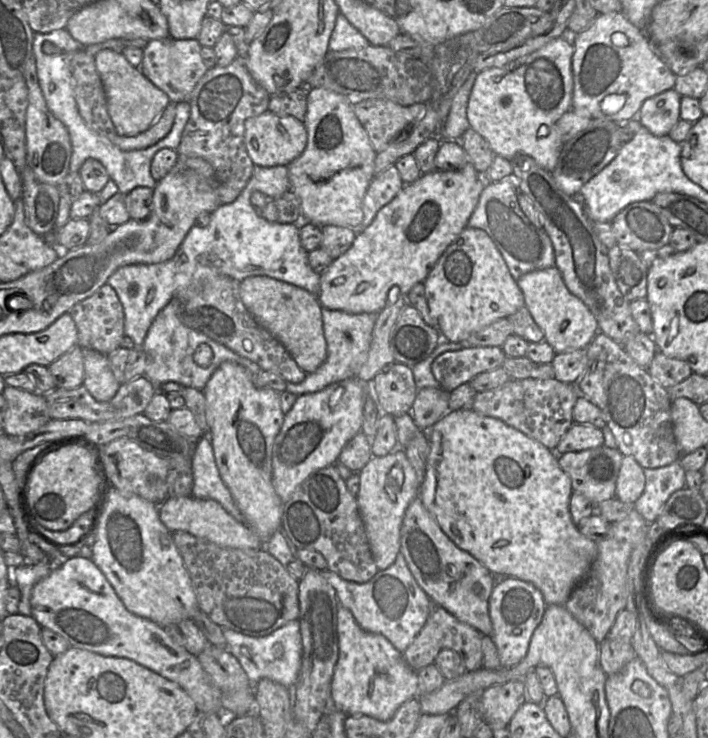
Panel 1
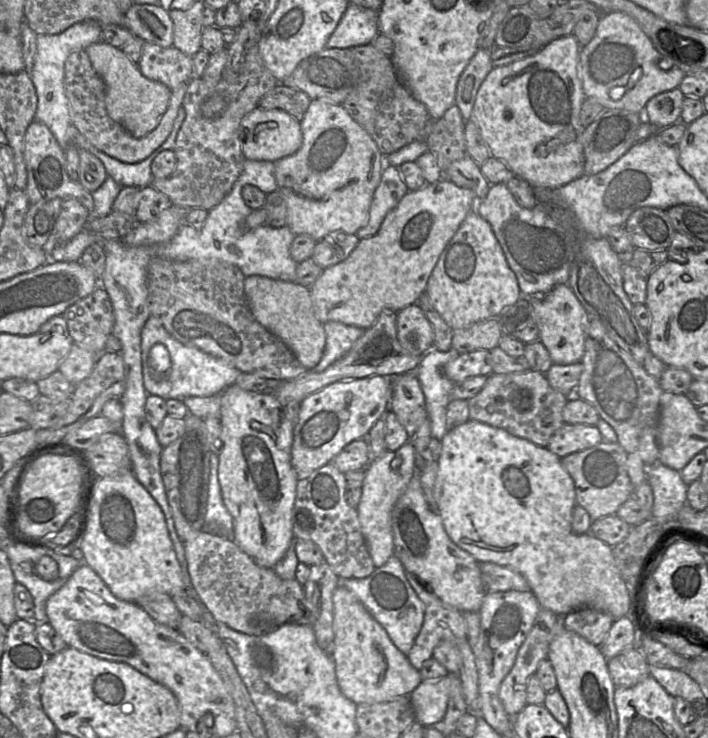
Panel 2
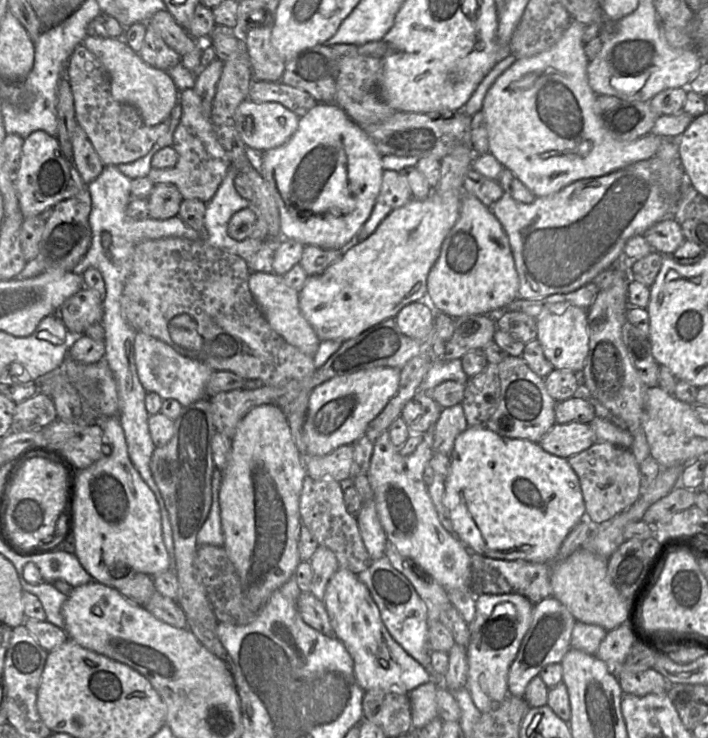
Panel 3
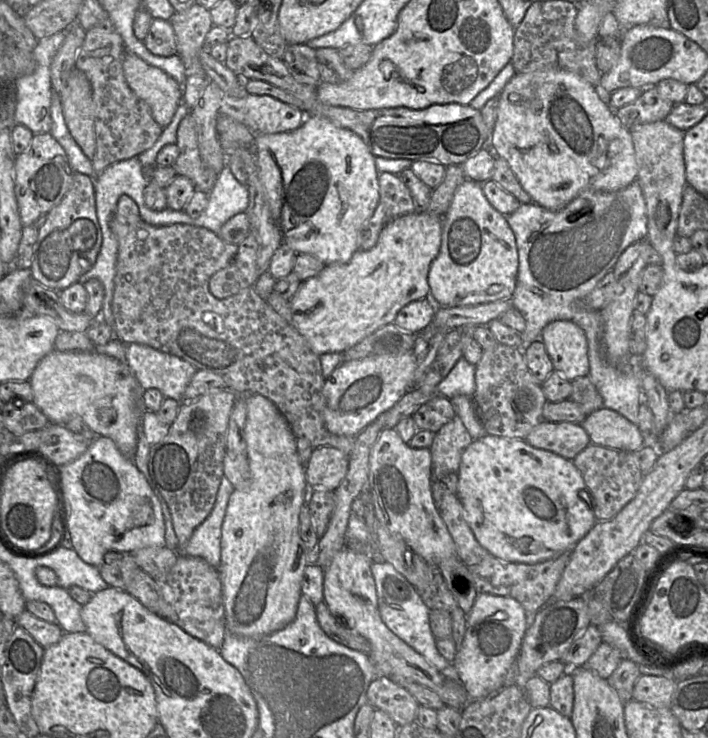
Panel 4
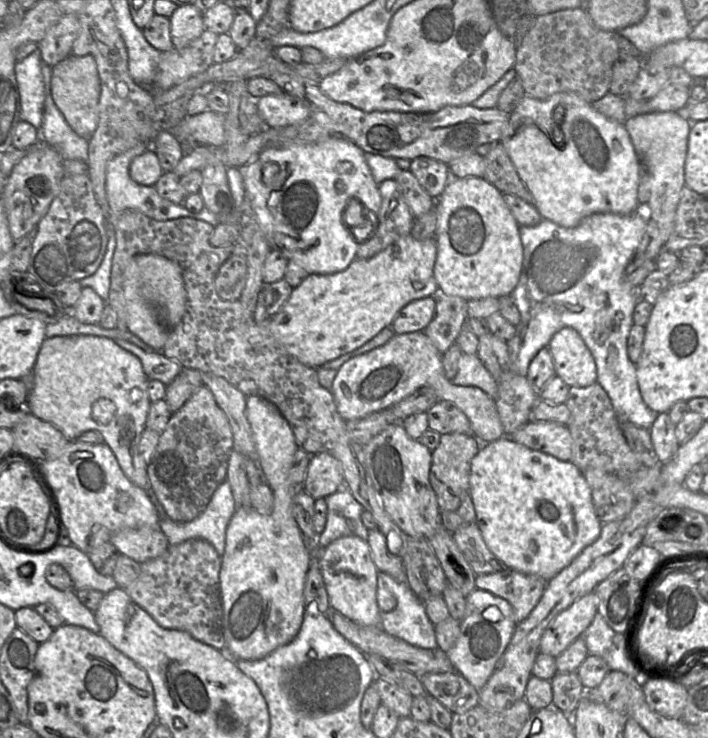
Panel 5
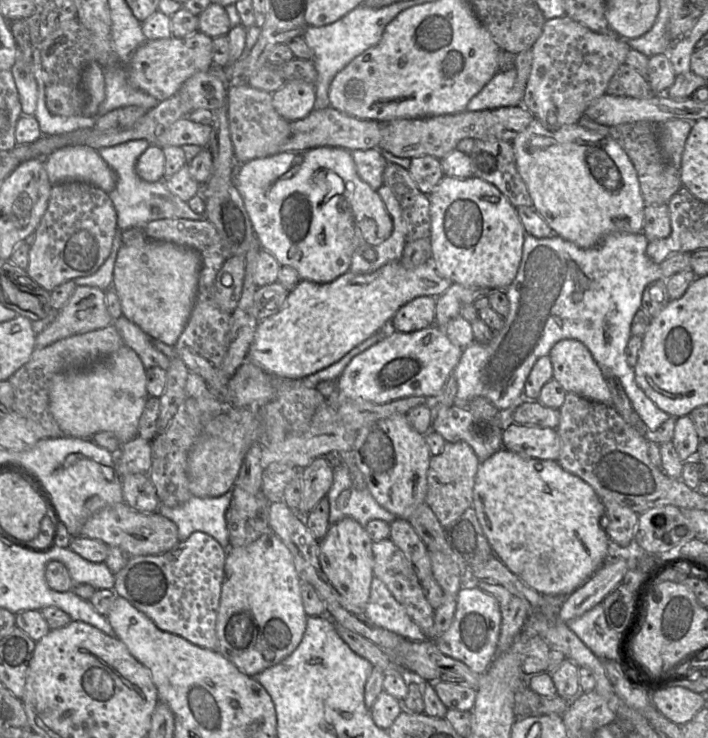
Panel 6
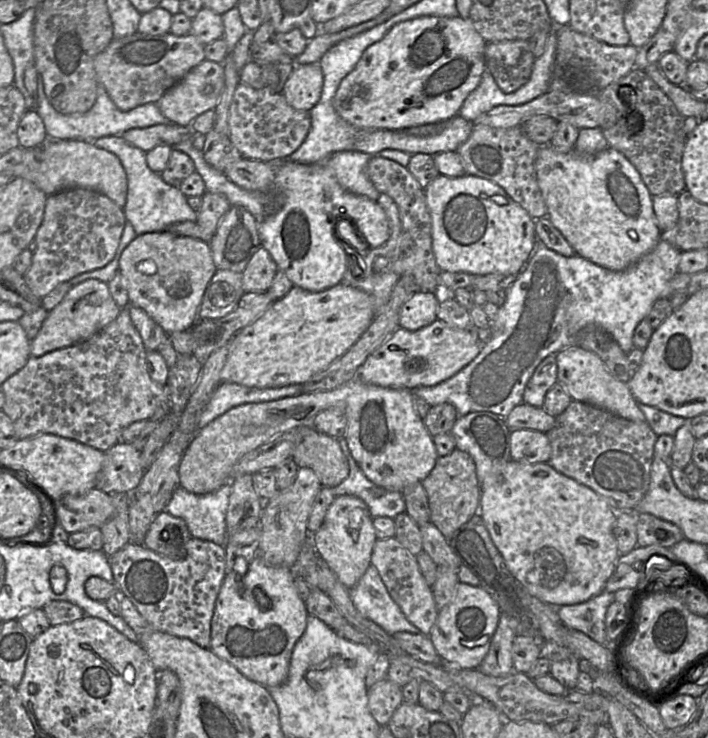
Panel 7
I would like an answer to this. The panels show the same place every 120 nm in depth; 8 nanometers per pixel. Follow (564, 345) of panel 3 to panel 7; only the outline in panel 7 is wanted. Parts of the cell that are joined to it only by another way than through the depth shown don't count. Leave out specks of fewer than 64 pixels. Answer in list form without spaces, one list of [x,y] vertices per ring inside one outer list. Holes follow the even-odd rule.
[[[570,345],[559,351],[555,357],[557,382],[564,387],[572,400],[593,405],[627,420],[646,421],[628,388],[628,383],[615,379],[596,354],[577,345]]]

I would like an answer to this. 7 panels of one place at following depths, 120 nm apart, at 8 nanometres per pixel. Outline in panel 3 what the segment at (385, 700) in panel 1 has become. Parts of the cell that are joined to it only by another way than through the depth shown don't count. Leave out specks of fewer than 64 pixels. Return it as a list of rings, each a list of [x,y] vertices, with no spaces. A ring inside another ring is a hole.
[[[338,568],[326,587],[323,603],[335,637],[351,655],[356,681],[365,692],[380,689],[409,693],[431,680],[427,670],[390,635],[381,619],[378,606],[357,574]]]

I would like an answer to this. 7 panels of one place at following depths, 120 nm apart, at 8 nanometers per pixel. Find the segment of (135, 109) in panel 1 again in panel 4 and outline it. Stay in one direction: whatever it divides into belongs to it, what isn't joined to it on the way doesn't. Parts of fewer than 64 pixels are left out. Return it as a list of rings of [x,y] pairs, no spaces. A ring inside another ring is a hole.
[[[127,52],[123,62],[125,79],[132,91],[151,108],[154,120],[164,129],[173,119],[183,100],[183,87],[161,69],[151,66],[137,55]]]

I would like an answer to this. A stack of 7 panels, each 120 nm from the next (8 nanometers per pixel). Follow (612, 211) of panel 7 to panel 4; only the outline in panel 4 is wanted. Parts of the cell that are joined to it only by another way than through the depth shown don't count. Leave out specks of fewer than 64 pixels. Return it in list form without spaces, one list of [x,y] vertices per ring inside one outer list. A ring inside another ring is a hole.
[[[571,71],[516,73],[498,95],[491,142],[495,155],[506,160],[532,202],[550,211],[563,209],[583,191],[616,192],[637,179],[630,132],[622,126],[615,111],[601,100],[597,88]]]

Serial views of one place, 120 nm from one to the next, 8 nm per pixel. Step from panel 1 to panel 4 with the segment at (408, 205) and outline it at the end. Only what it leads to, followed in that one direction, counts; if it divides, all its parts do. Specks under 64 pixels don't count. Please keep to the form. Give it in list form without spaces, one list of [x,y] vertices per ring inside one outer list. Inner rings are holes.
[[[424,210],[401,216],[381,231],[372,249],[359,249],[348,262],[327,265],[318,275],[303,281],[290,300],[291,325],[304,337],[311,350],[318,356],[343,353],[382,326],[393,323],[404,306],[424,299],[430,291],[430,266],[441,248],[442,223],[443,217]]]

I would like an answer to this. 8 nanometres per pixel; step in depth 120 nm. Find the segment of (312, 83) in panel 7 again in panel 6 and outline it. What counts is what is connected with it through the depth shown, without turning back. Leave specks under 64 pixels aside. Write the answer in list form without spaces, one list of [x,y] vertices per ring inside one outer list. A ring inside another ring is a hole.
[[[302,80],[286,81],[283,87],[272,93],[272,103],[277,113],[289,122],[301,120],[315,109],[315,85]]]

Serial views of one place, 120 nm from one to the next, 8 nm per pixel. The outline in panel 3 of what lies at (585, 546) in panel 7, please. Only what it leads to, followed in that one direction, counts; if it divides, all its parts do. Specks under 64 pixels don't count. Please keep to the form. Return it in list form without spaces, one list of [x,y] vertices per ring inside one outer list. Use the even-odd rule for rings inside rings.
[[[469,426],[456,437],[449,459],[443,504],[449,511],[455,536],[472,553],[500,560],[549,563],[573,527],[586,519],[578,476],[567,459],[546,452],[538,443]]]

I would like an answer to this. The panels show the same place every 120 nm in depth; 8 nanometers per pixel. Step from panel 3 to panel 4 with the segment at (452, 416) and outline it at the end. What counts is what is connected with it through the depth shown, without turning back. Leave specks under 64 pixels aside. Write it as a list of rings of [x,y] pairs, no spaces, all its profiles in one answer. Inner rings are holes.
[[[457,415],[435,433],[429,448],[432,458],[431,484],[458,472],[462,453],[472,441],[473,438]]]

